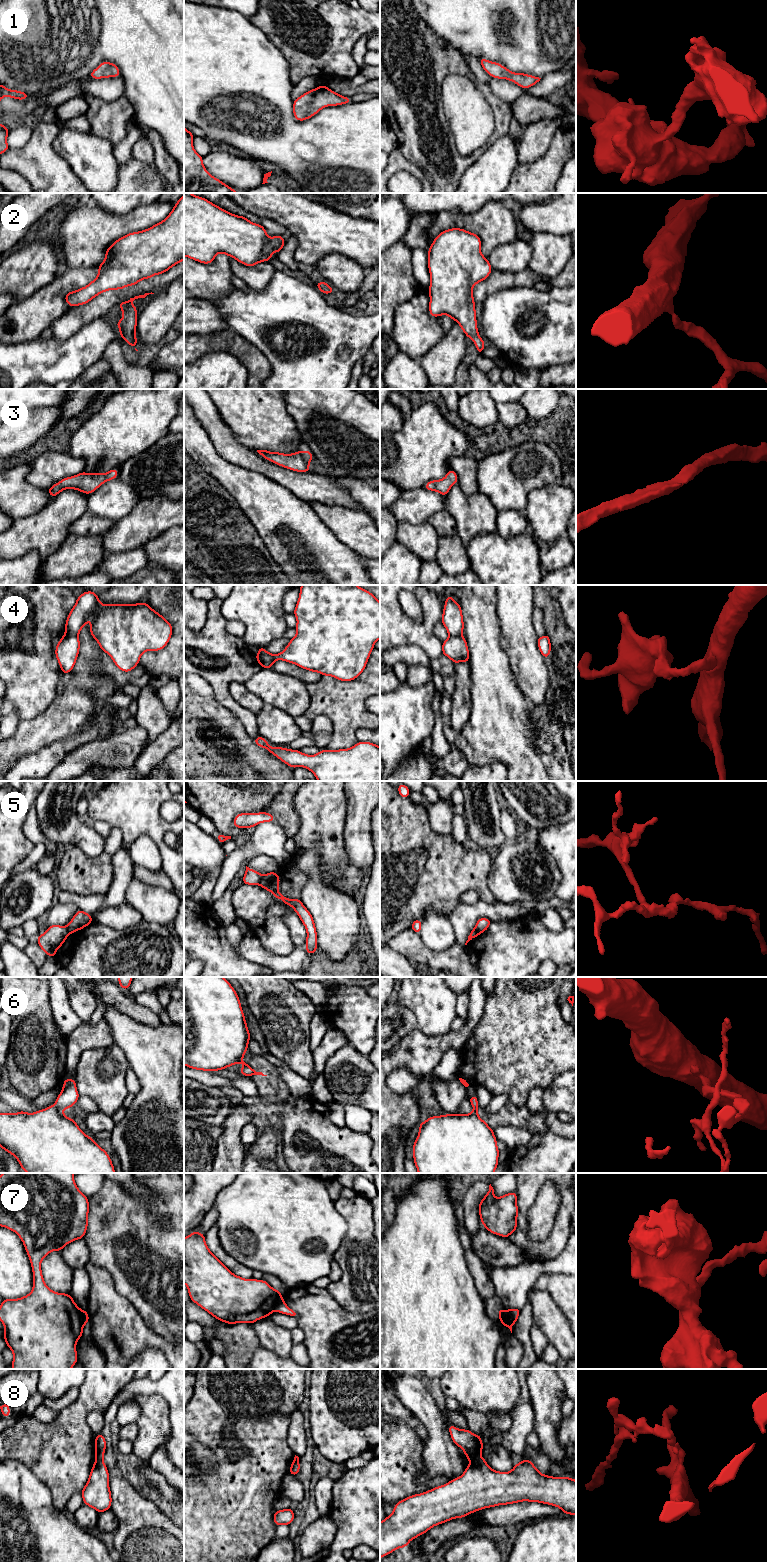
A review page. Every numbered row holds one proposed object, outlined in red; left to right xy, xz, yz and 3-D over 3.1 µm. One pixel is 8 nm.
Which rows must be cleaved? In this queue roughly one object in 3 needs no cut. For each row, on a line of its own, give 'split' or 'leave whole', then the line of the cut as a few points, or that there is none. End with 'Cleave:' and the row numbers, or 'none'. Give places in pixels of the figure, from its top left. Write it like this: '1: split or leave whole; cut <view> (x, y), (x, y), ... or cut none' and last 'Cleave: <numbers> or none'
1: leave whole; cut none
2: leave whole; cut none
3: leave whole; cut none
4: split; cut xy (65, 633), (77, 636)
5: split; cut xz (263, 875), (258, 884)
6: leave whole; cut none
7: split; cut yz (506, 1310), (508, 1321), (512, 1325)
8: split; cut yz (480, 1456), (471, 1462)
Cleave: 4, 5, 7, 8

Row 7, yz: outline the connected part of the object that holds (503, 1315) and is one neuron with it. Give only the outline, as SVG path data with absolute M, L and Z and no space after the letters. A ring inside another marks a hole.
M499 1308L498 1314L499 1314L499 1320L501 1324L503 1326L508 1327L512 1333L512 1325L509 1323L507 1310Z

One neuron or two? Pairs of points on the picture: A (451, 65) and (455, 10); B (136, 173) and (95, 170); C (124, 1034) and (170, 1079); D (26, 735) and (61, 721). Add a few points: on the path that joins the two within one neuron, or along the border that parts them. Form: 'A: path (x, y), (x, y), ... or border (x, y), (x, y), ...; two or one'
A: border (434, 34), (448, 47), (461, 53); two
B: border (119, 164), (118, 180), (116, 182); two
C: path (135, 1044), (159, 1068); one
D: path (35, 734), (52, 725); one

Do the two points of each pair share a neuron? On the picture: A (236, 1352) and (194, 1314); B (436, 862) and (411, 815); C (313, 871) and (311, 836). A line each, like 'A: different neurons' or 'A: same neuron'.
A: same neuron
B: same neuron
C: different neurons

